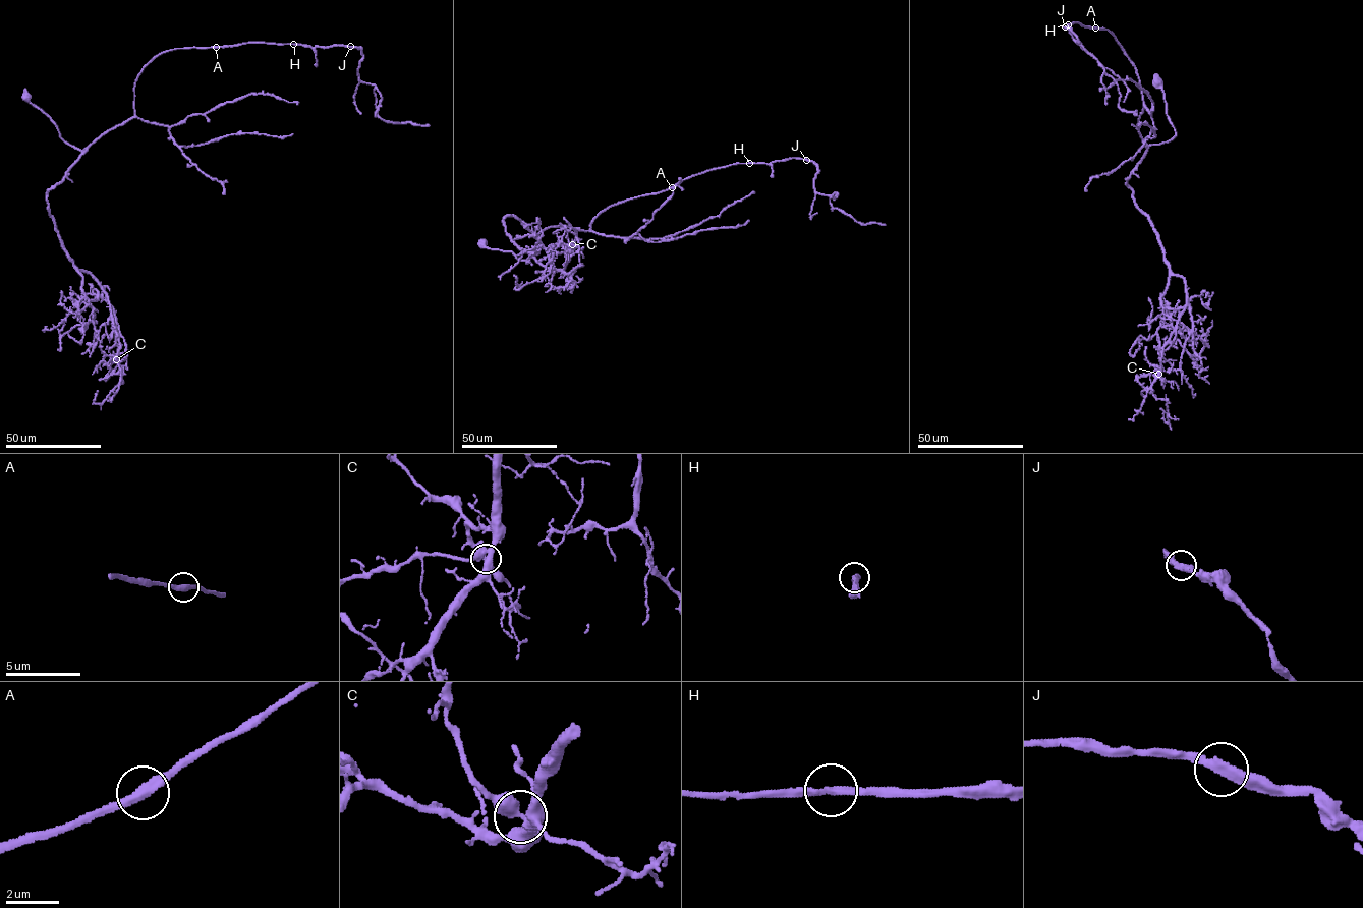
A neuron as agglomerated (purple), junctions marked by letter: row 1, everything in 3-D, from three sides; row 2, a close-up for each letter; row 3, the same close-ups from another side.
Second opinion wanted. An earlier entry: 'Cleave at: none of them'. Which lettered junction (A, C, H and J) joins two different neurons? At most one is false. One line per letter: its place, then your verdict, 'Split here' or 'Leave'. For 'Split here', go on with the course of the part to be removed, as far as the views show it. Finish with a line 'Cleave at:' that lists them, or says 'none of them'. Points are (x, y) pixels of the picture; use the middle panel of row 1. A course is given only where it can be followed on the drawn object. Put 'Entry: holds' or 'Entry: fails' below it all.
A: Place: (672, 187). Leave
C: Place: (572, 244). Leave
H: Place: (749, 163). Leave
J: Place: (806, 160). Leave
Cleave at: none of them
Entry: holds

